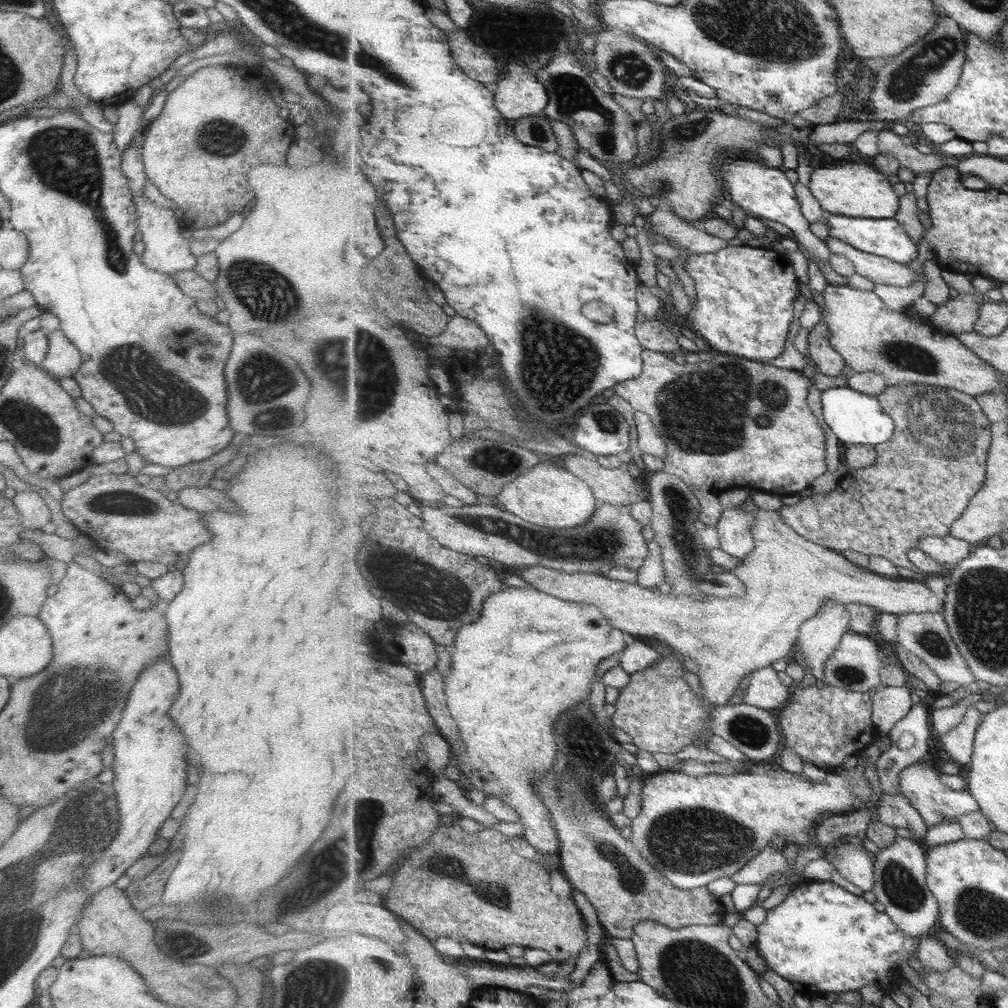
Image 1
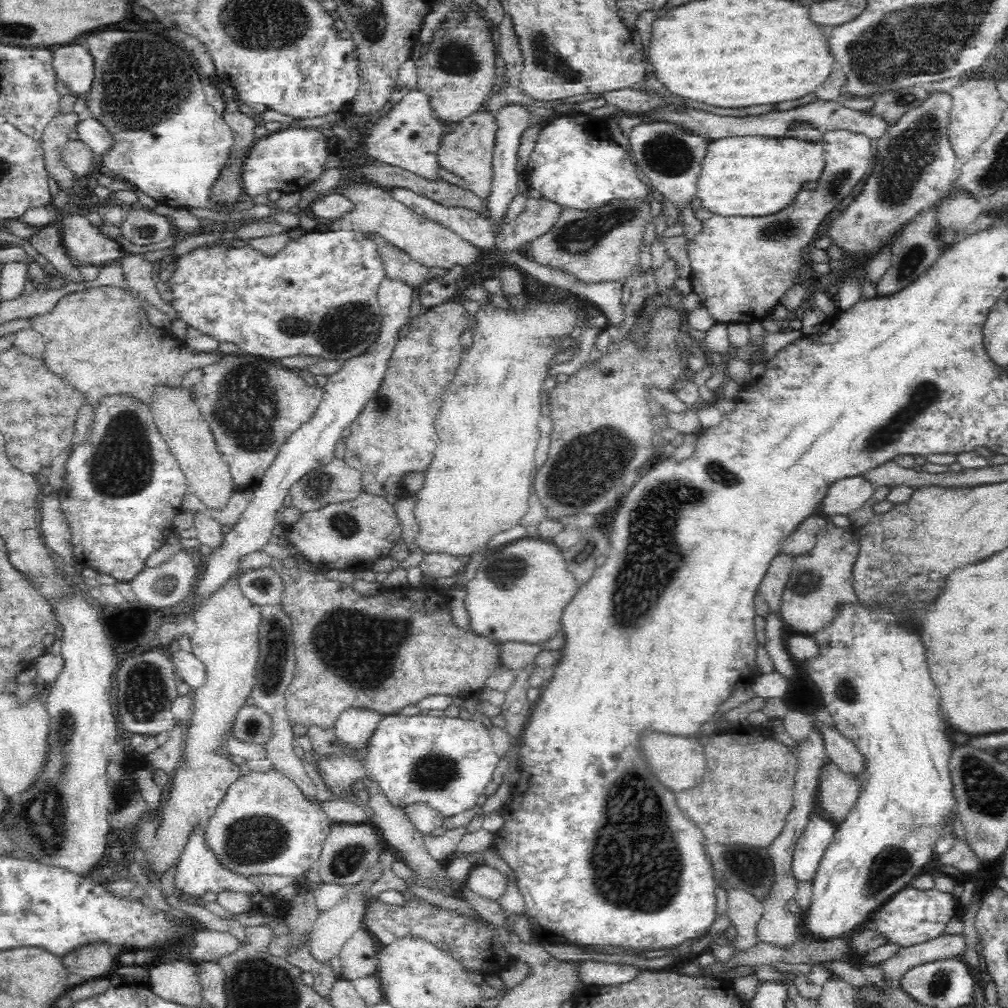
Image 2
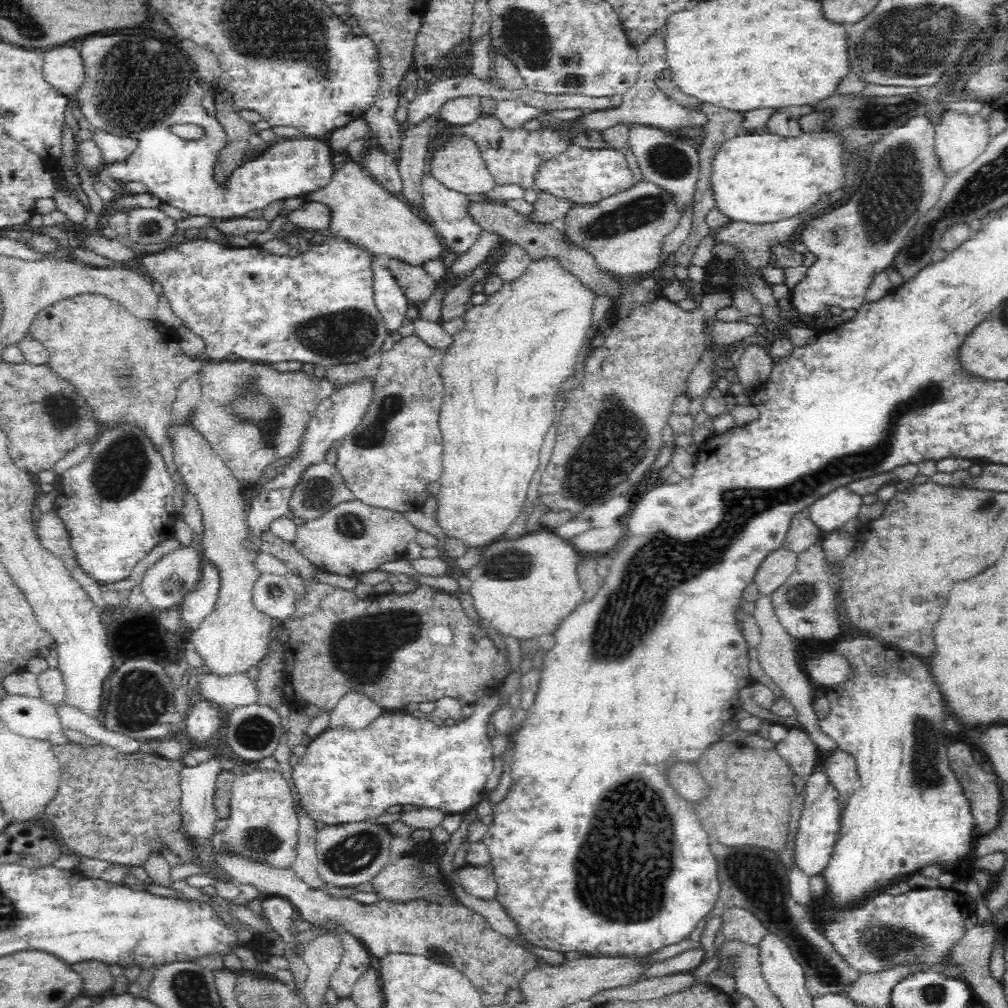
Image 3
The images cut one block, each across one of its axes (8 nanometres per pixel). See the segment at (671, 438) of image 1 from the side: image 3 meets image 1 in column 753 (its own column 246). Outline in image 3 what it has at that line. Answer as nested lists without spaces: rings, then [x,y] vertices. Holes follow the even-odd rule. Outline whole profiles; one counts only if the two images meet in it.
[[[210,360],[195,377],[201,382],[201,397],[192,410],[190,420],[209,441],[214,453],[226,462],[242,491],[254,487],[267,466],[294,453],[316,405],[323,398],[330,396],[336,388],[336,383],[327,378],[319,379],[303,371],[282,373],[264,362],[248,360],[242,362]]]

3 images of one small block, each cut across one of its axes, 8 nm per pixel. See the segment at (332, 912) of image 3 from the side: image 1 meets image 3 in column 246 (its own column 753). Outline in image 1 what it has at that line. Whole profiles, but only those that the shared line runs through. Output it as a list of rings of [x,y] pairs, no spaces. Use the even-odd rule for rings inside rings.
[[[769,846],[764,852],[761,852],[748,866],[733,876],[733,879],[740,884],[760,884],[770,880],[776,872],[791,871],[794,862],[786,861],[786,856],[774,848]]]

